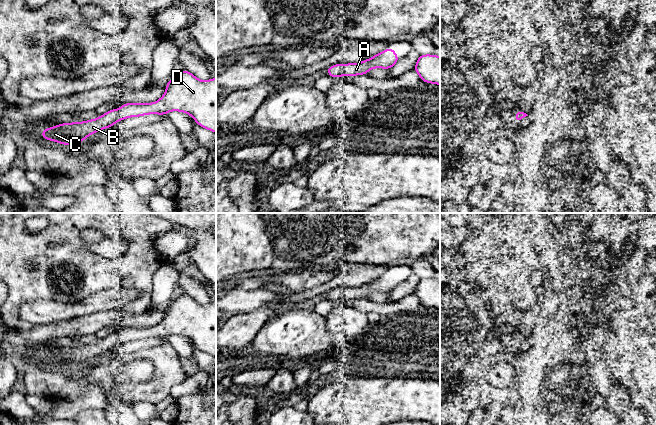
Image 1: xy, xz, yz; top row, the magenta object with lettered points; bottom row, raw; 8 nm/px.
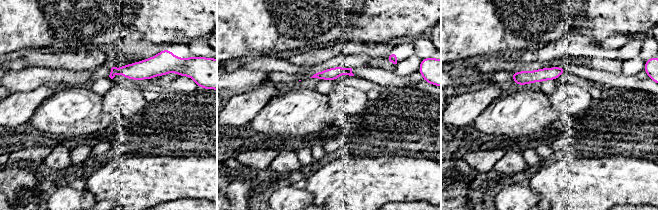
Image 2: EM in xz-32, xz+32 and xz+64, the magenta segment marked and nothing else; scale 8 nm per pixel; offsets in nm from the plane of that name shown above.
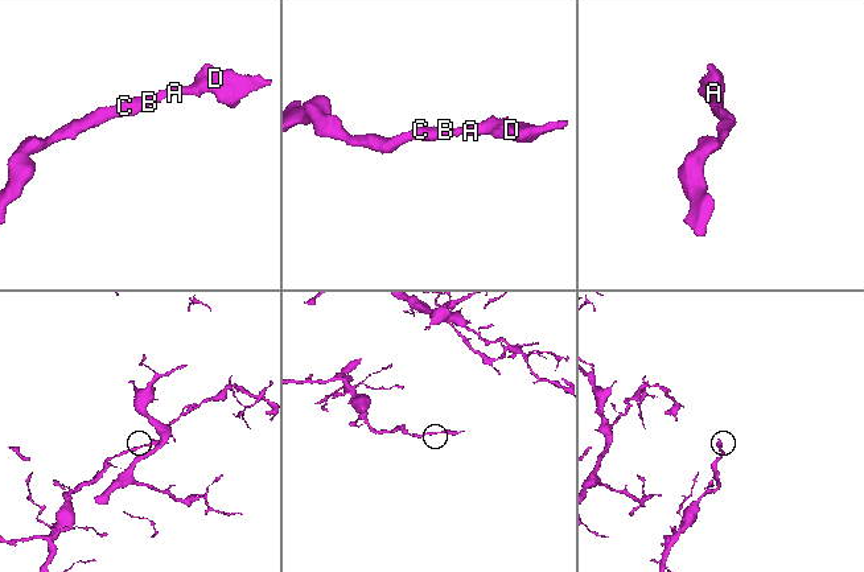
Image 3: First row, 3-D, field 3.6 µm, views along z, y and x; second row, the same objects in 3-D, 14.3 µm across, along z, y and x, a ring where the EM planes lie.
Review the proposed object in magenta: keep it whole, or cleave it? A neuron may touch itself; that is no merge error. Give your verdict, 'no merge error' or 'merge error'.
no merge error

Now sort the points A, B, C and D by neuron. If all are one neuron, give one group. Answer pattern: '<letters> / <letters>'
A B C D

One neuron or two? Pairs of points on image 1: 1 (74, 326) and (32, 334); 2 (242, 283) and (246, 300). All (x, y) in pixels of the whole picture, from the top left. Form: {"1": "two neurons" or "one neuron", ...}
{"1": "one neuron", "2": "two neurons"}

